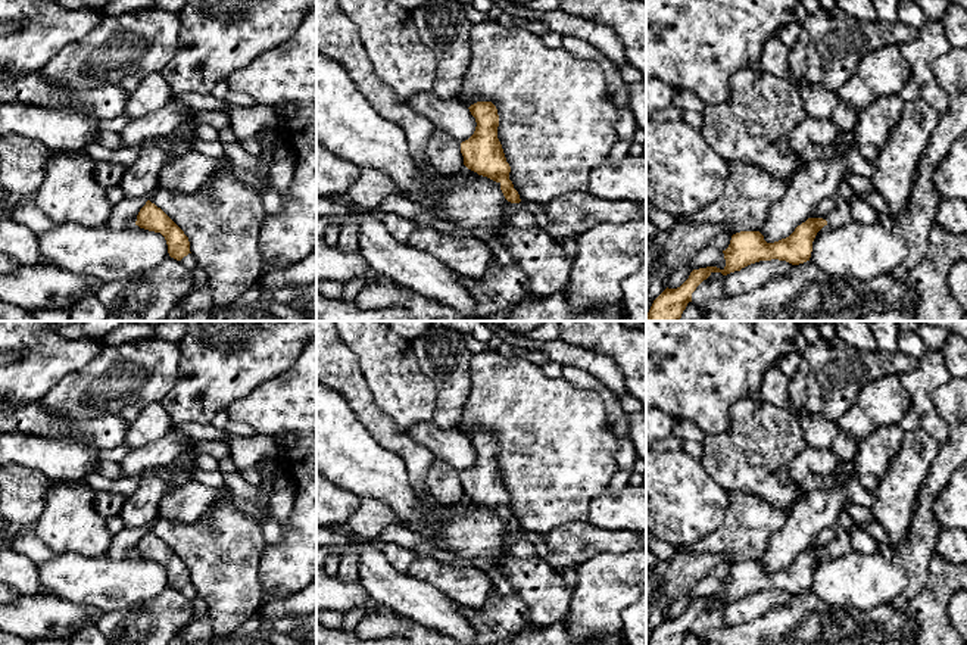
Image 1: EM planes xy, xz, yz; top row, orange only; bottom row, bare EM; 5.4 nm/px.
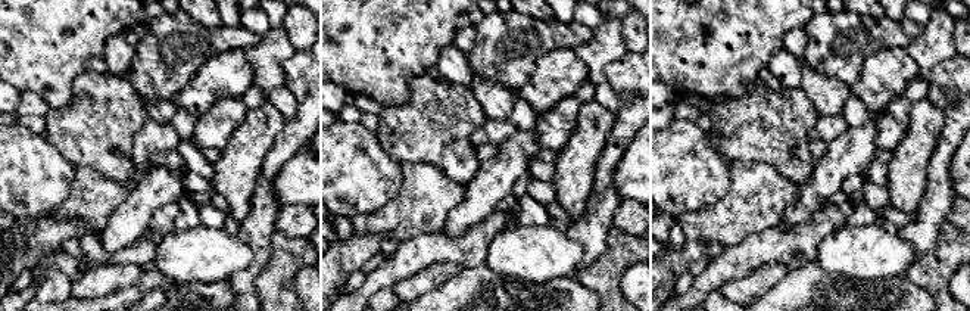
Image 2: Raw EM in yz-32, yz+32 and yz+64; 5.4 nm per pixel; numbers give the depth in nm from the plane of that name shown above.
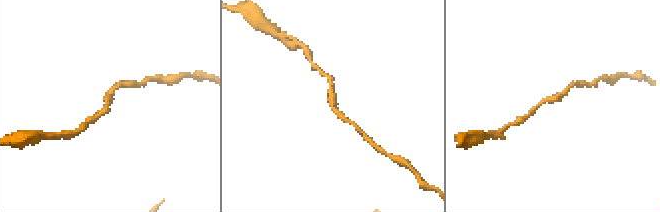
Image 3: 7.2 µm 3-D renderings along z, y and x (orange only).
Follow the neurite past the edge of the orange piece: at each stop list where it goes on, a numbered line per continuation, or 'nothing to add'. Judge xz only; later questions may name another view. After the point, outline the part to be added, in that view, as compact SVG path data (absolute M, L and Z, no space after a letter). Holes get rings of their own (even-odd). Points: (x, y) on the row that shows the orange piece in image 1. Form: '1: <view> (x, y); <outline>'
nothing to add

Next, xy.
nothing to add

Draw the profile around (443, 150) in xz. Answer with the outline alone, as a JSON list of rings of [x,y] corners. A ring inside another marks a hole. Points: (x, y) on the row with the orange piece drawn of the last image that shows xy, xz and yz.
[[[437,128],[433,130],[427,152],[431,165],[442,174],[452,175],[465,166],[461,144]]]

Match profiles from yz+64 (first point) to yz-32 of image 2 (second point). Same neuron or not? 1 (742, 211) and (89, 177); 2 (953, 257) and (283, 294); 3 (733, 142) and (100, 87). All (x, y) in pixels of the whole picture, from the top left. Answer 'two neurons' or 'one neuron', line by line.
1: one neuron
2: one neuron
3: one neuron

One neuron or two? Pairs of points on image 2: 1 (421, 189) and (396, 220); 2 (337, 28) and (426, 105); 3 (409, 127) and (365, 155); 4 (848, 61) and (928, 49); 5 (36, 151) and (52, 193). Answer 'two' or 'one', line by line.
1: one
2: two
3: two
4: two
5: one

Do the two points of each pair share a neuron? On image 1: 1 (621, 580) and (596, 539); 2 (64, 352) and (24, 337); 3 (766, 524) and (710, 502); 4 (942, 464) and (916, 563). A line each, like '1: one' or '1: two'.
1: two
2: one
3: two
4: one

